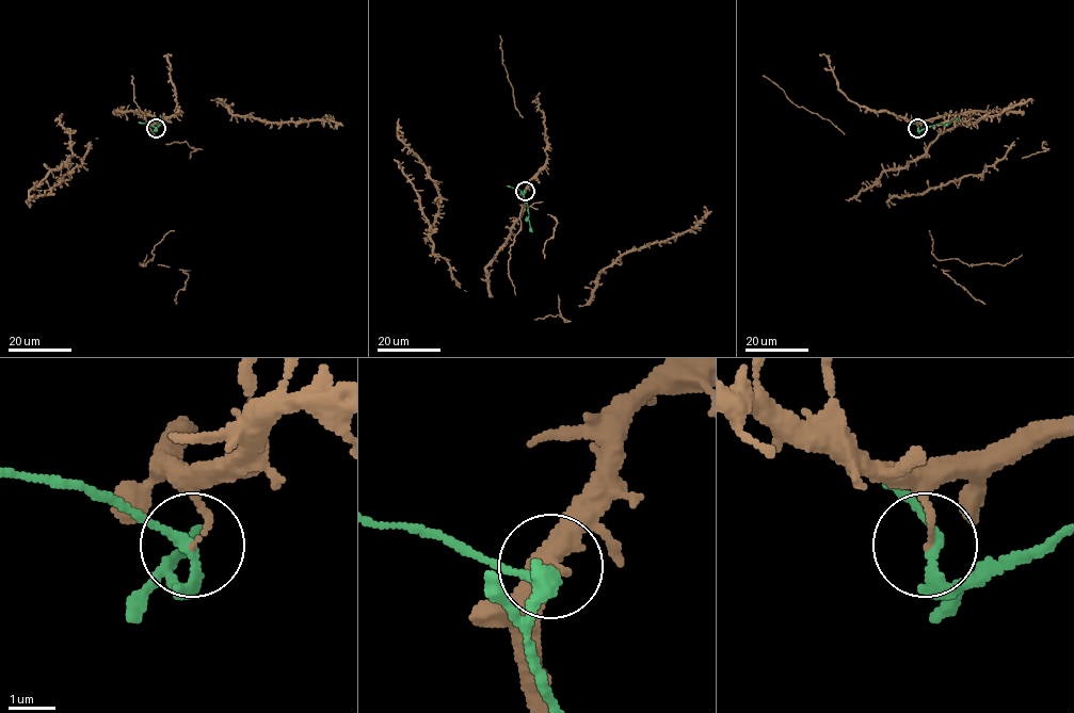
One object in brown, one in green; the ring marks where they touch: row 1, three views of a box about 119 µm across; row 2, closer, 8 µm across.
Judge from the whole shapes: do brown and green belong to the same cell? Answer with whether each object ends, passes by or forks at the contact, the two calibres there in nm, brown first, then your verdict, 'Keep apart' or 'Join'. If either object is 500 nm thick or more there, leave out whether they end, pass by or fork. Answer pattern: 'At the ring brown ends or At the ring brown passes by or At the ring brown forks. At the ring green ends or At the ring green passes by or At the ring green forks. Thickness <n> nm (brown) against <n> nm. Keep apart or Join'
At the ring brown ends. At the ring green passes by. Thickness 110 nm (brown) against 220 nm. Keep apart

